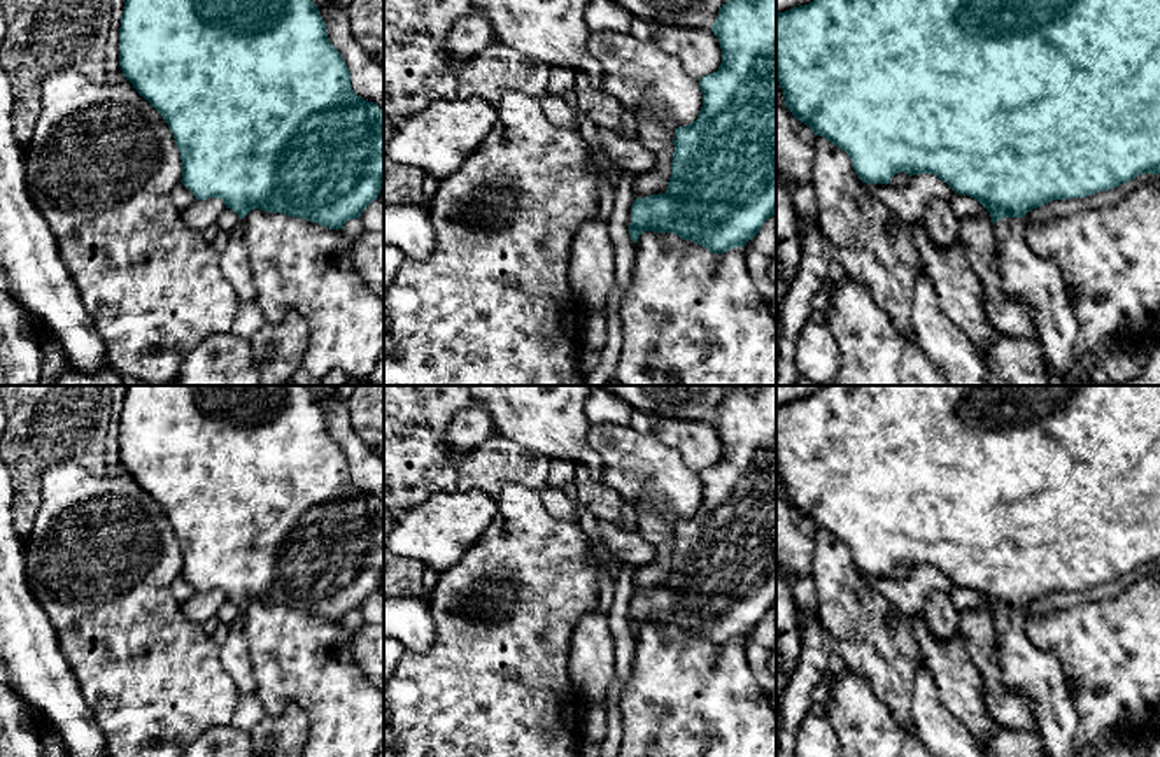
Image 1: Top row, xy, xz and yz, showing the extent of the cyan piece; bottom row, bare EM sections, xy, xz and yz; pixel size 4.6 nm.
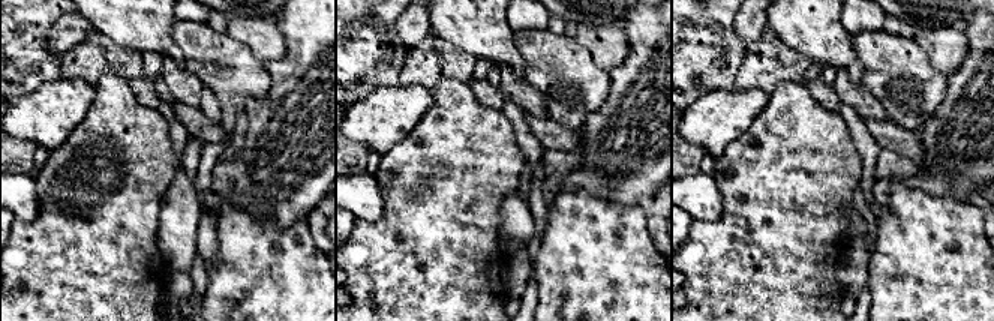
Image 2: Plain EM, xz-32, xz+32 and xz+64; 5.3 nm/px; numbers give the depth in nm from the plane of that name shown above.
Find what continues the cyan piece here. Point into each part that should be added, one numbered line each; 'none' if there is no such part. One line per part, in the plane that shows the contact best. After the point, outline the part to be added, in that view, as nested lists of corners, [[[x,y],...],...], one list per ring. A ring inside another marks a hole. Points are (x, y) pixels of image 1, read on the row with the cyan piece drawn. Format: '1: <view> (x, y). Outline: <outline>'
1: yz (1039, 282). Outline: [[[1002,217],[994,224],[999,247],[997,273],[1008,294],[1020,296],[1030,307],[1050,368],[1060,380],[1067,371],[1085,363],[1081,384],[1092,382],[1090,361],[1076,354],[1079,324],[1062,270],[1036,256],[1025,240],[1025,224],[1018,217]]]

